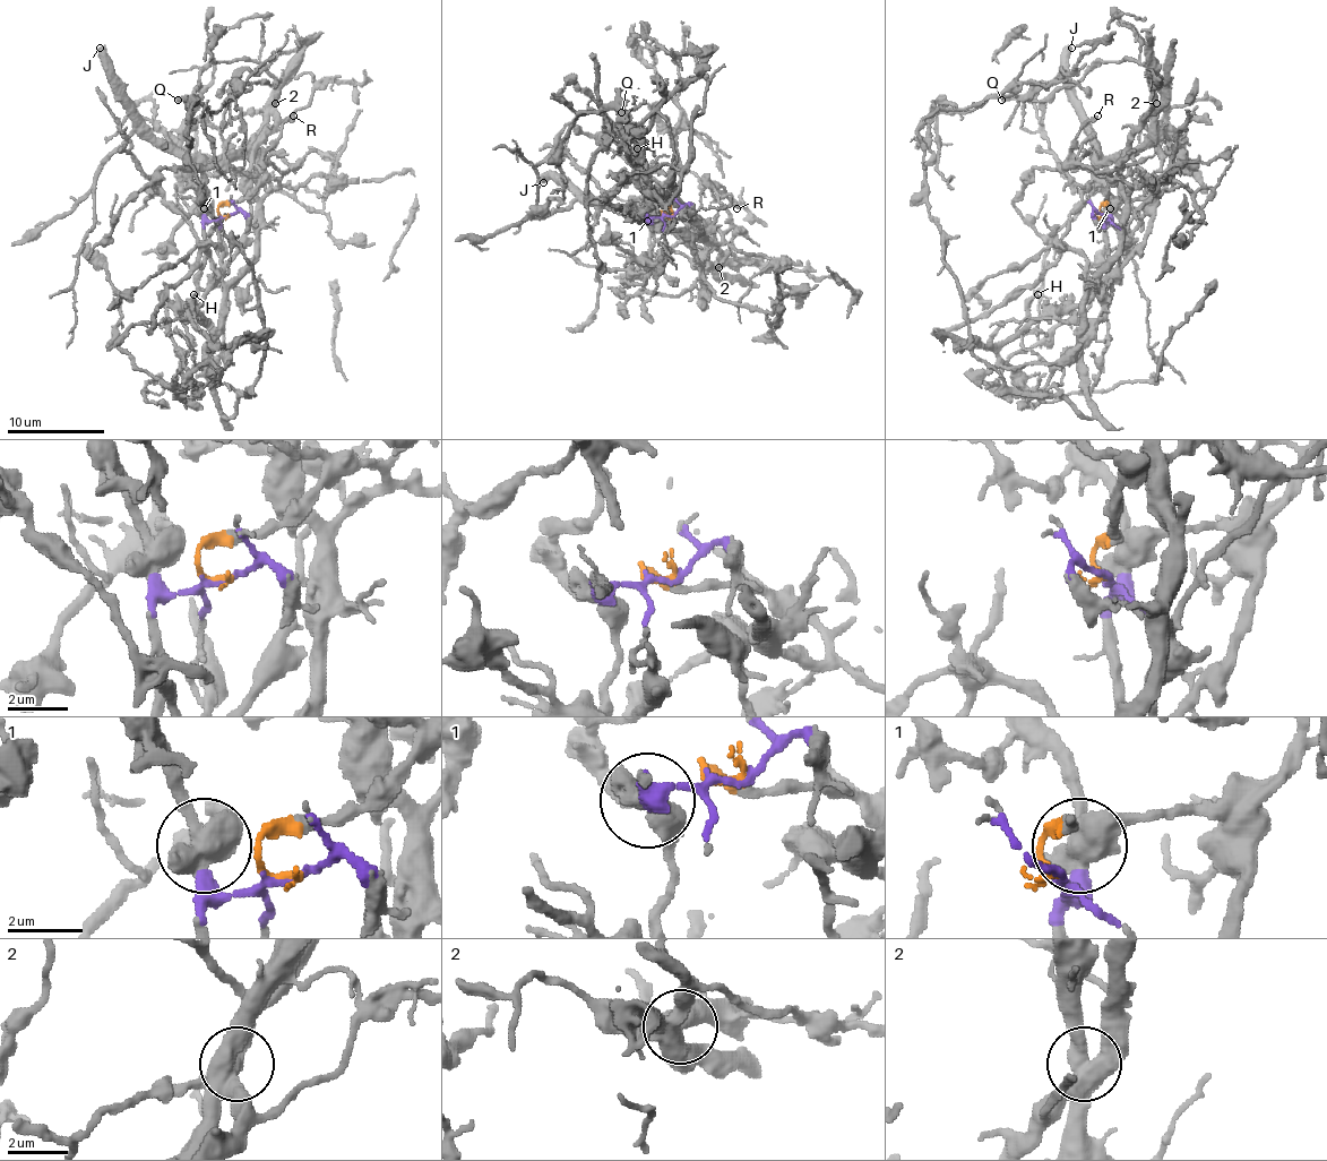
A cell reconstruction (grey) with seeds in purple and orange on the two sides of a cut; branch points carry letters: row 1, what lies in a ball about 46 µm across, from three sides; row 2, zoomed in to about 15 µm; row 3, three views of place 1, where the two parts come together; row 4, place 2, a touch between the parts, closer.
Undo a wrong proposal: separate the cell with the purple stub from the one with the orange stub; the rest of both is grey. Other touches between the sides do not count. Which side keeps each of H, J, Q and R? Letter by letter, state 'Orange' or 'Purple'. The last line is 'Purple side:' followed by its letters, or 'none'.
H: Purple
J: Purple
Q: Orange
R: Orange
Purple side: H, J

